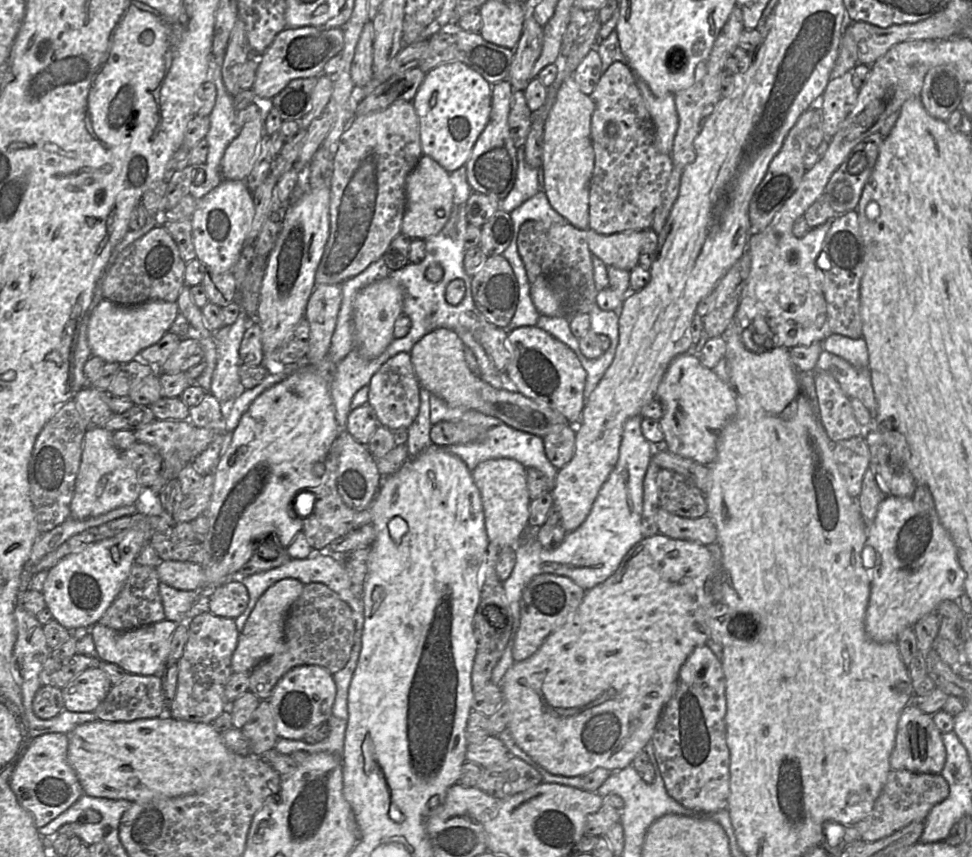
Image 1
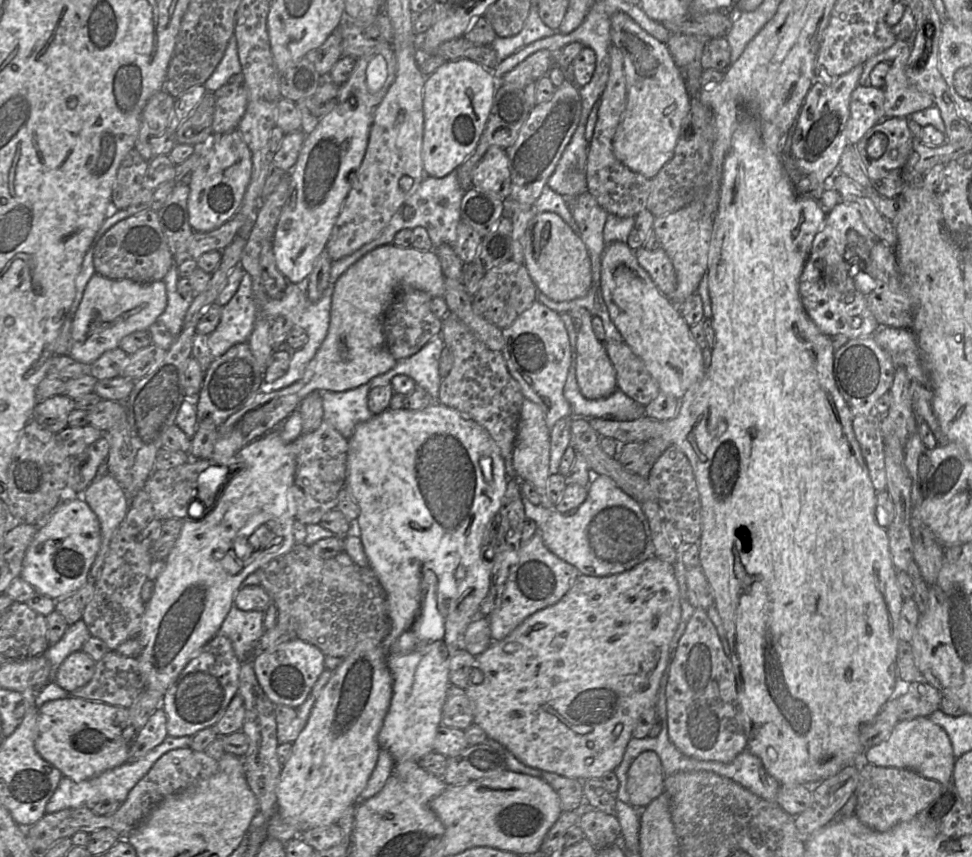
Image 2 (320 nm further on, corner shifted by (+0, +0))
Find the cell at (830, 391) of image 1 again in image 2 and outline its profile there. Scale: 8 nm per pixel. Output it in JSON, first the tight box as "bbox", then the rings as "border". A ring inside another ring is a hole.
{"bbox":[834,337,895,417],"border":[[[873,337],[850,339],[834,353],[834,378],[837,388],[853,417],[874,414],[878,398],[892,386],[895,367],[890,355],[874,341]]]}

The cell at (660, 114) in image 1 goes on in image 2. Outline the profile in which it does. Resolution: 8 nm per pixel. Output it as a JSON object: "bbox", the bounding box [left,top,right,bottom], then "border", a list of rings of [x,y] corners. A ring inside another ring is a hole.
{"bbox":[610,12,691,179],"border":[[[624,12],[613,14],[610,21],[612,44],[623,55],[627,89],[626,107],[613,137],[613,153],[630,170],[652,179],[674,155],[691,97],[665,43],[648,34]]]}

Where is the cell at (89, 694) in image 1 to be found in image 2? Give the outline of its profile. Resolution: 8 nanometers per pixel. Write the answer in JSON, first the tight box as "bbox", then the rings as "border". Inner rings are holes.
{"bbox":[55,650,96,693],"border":[[[83,650],[73,652],[60,665],[55,681],[71,693],[91,680],[95,667],[96,662]]]}

